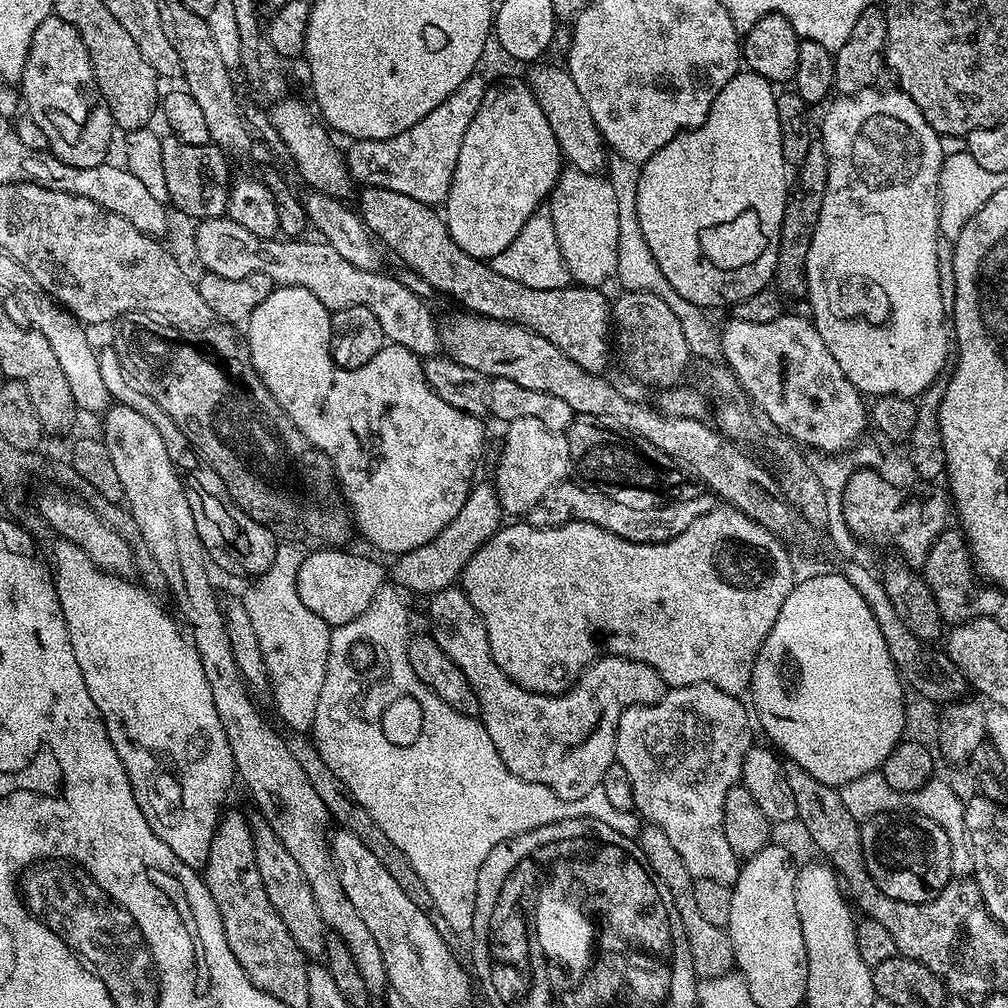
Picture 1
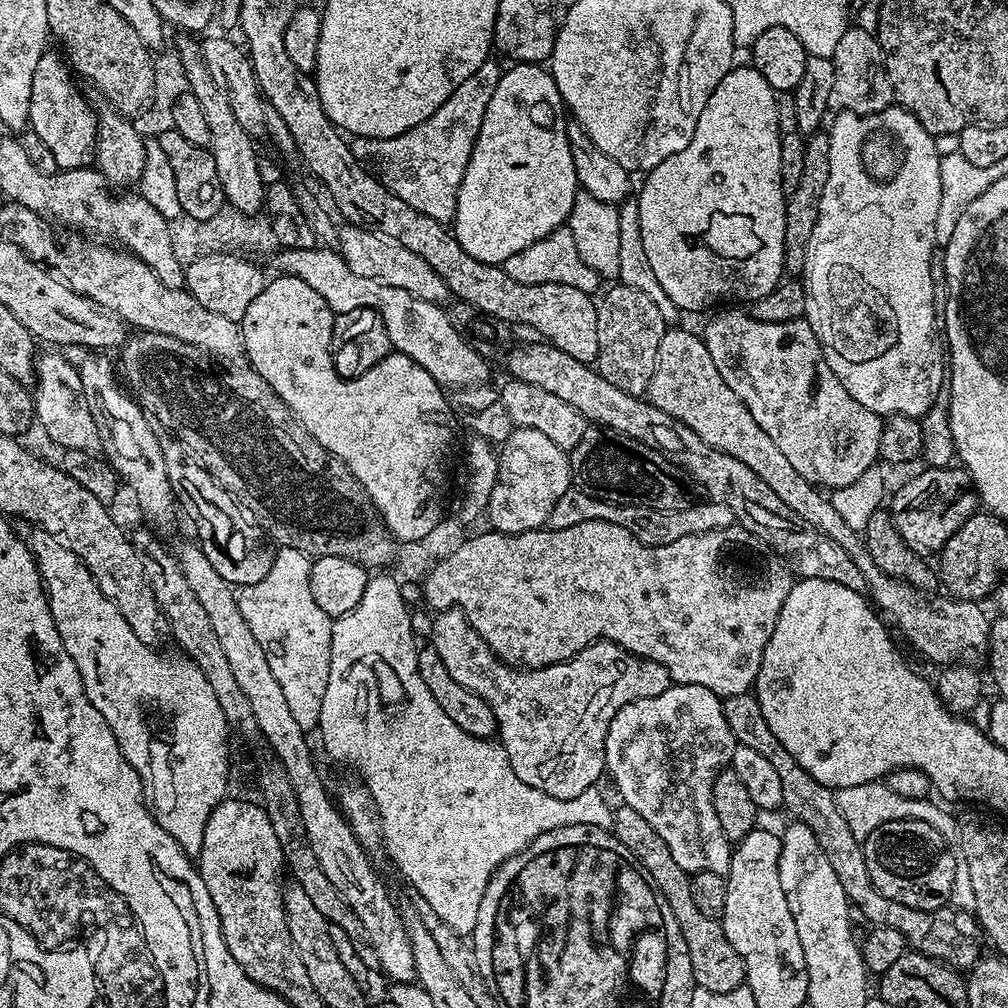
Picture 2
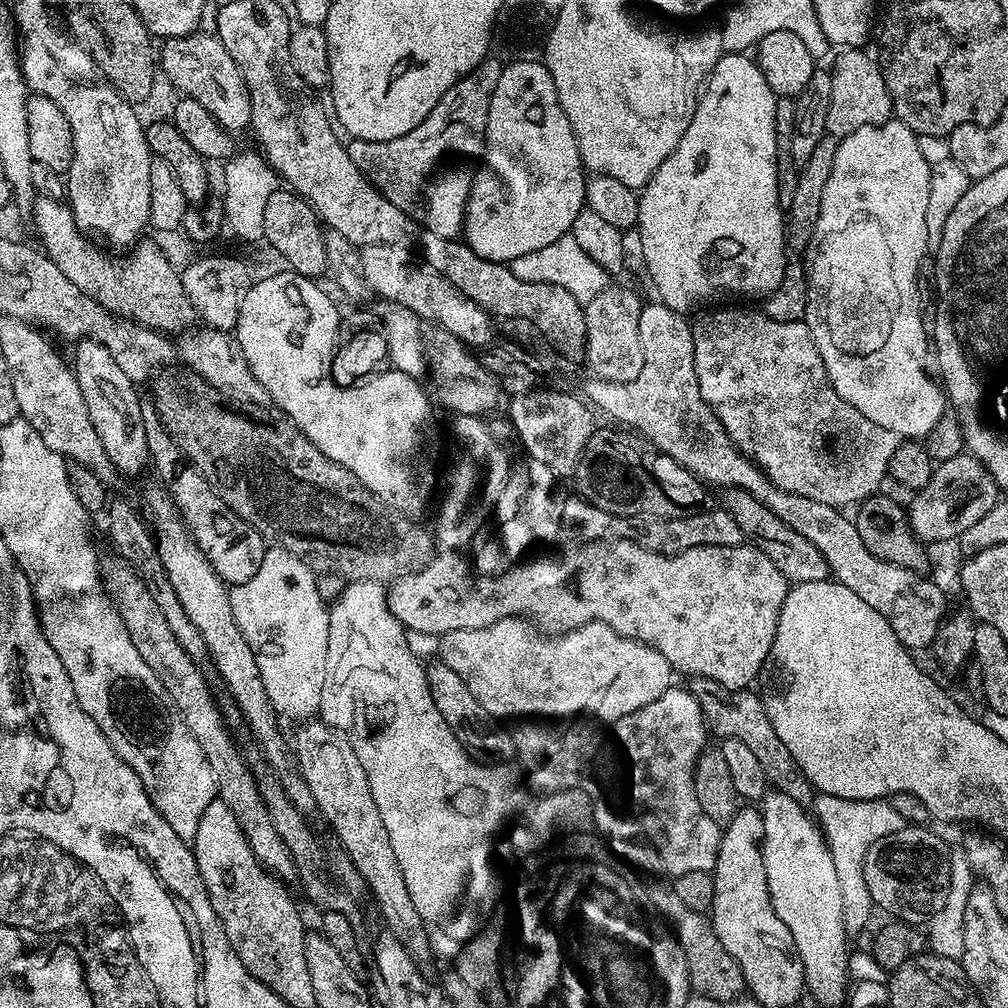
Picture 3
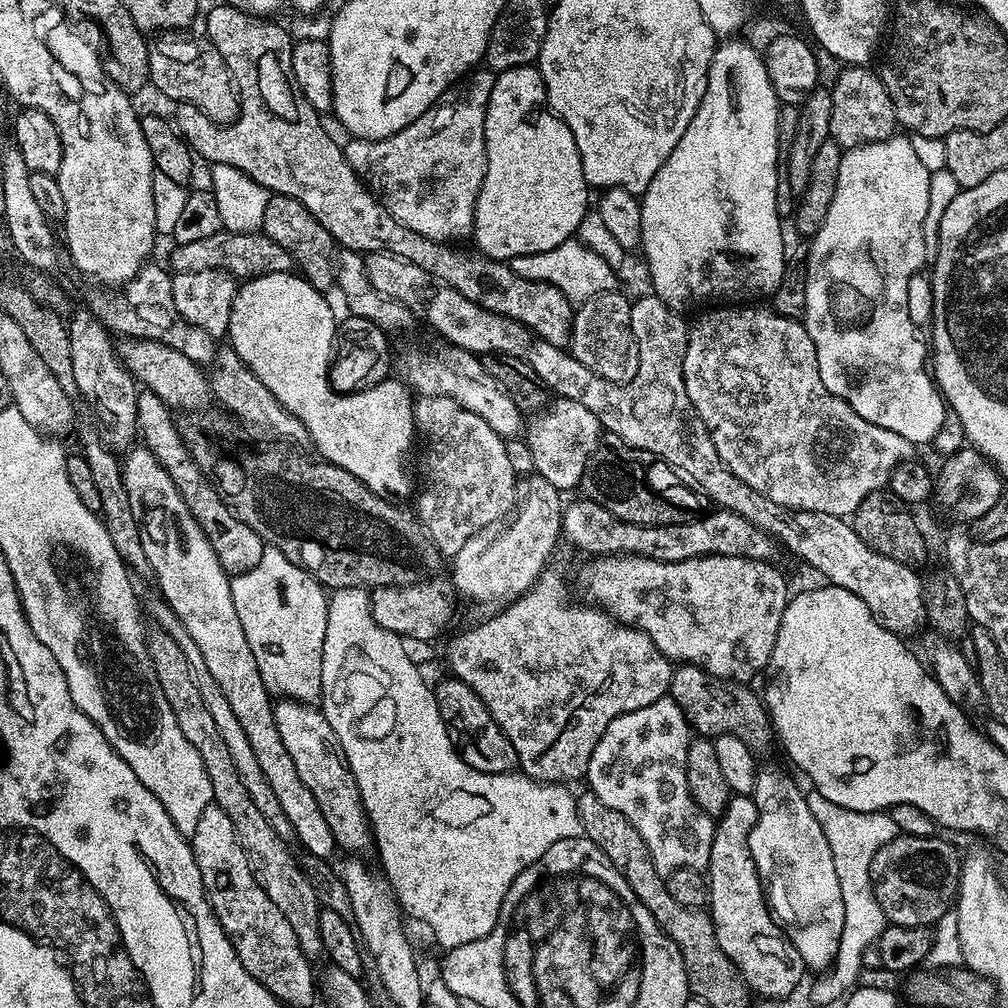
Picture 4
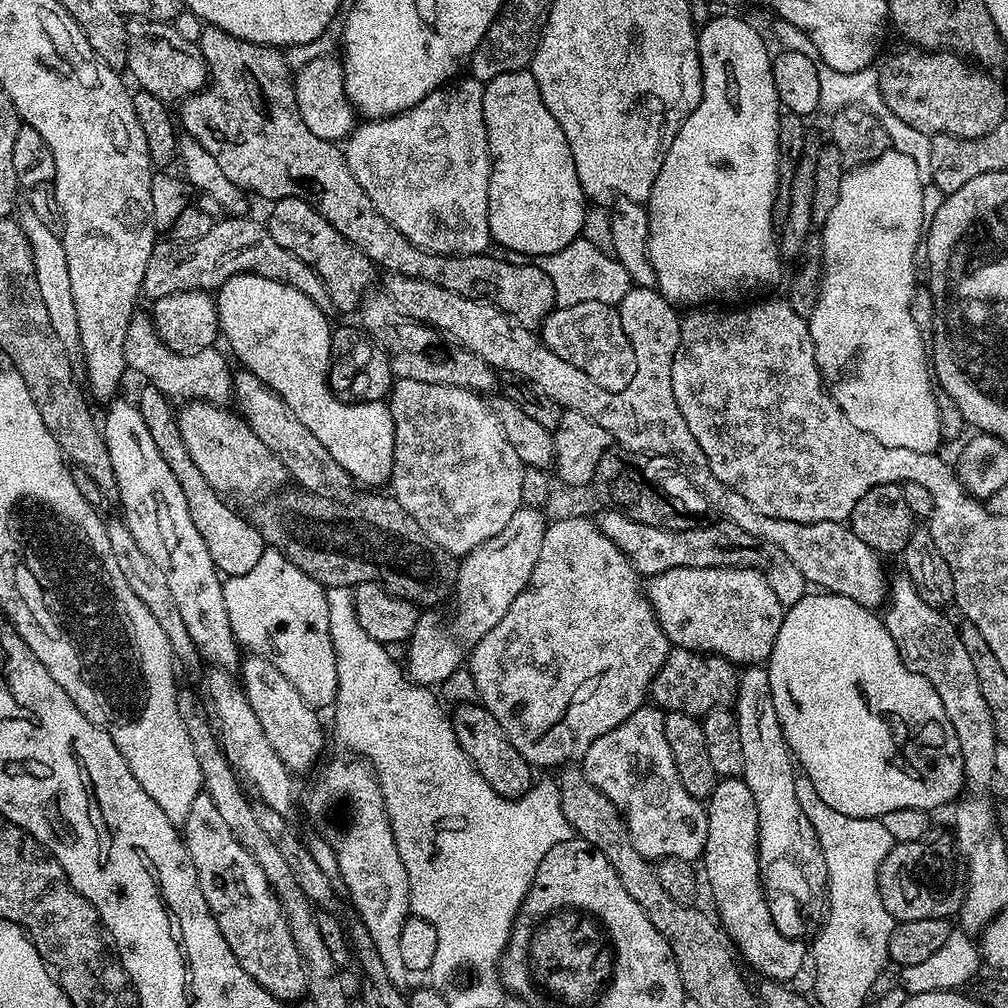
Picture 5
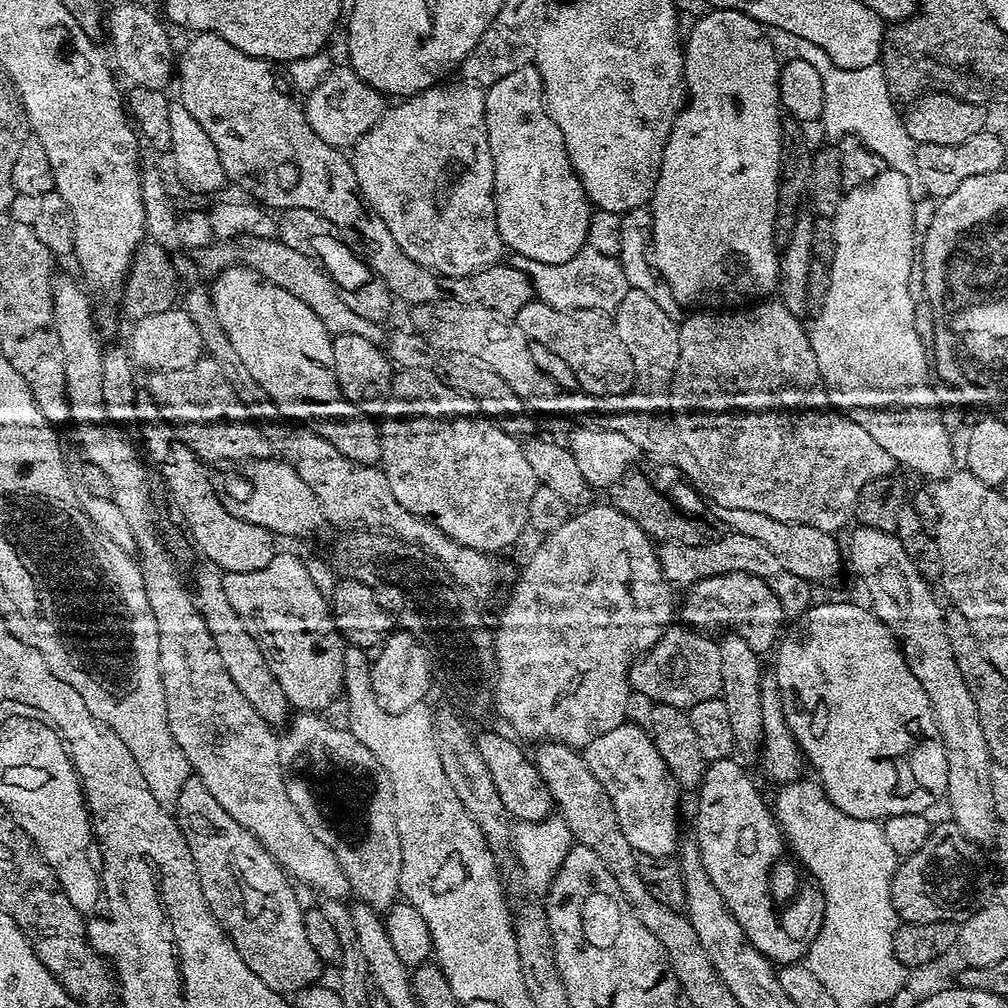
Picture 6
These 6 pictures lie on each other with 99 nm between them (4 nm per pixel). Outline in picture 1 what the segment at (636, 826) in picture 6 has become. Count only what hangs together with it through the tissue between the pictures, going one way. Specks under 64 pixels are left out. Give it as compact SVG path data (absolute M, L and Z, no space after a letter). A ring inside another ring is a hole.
M691 684L665 691L657 704L630 706L618 718L616 727L615 763L620 764L630 778L635 811L647 823L658 826L666 838L670 838L674 850L678 850L692 877L698 880L710 878L710 882L722 882L729 886L735 884L738 878L741 861L734 850L730 850L730 842L726 842L722 806L725 805L726 794L740 784L742 762L754 744L752 728L748 725L750 712L740 702L730 693L718 690L718 686Z

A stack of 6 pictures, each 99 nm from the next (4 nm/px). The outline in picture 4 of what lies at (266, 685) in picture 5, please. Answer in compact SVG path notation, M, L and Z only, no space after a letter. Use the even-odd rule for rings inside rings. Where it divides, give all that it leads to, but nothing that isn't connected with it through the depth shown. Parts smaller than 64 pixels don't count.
M280 698L273 707L274 722L278 724L278 735L290 753L290 759L298 769L298 778L306 782L310 794L318 802L318 810L326 817L330 834L334 834L341 849L356 848L359 844L369 843L370 825L364 810L364 801L356 785L354 774L348 768L338 734L326 722L323 711L311 704L301 704L298 700Z

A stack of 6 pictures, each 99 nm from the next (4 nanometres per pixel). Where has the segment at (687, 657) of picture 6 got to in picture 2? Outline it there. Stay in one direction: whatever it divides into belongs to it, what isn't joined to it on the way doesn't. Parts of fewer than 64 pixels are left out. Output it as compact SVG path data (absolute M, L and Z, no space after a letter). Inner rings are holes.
M751 691L742 694L734 694L723 701L726 722L730 722L730 730L734 734L737 745L750 746L750 750L758 750L762 758L767 758L774 765L774 771L778 773L782 785L783 807L793 812L795 819L801 824L810 826L814 838L818 838L818 846L830 858L830 866L834 866L834 874L838 874L838 882L842 882L842 890L846 890L848 903L856 908L869 921L872 926L890 926L890 930L898 930L908 939L909 949L921 952L924 956L930 956L933 960L946 962L948 967L957 970L971 969L972 965L980 959L982 949L982 929L973 913L959 912L953 906L945 906L933 912L914 910L910 906L902 906L902 902L894 902L894 898L886 898L870 882L870 874L866 870L866 858L864 846L861 841L854 838L854 832L842 818L842 810L838 810L833 789L827 788L822 782L818 782L774 738L774 730L766 726L766 718L762 718L762 706L758 706L755 695Z

